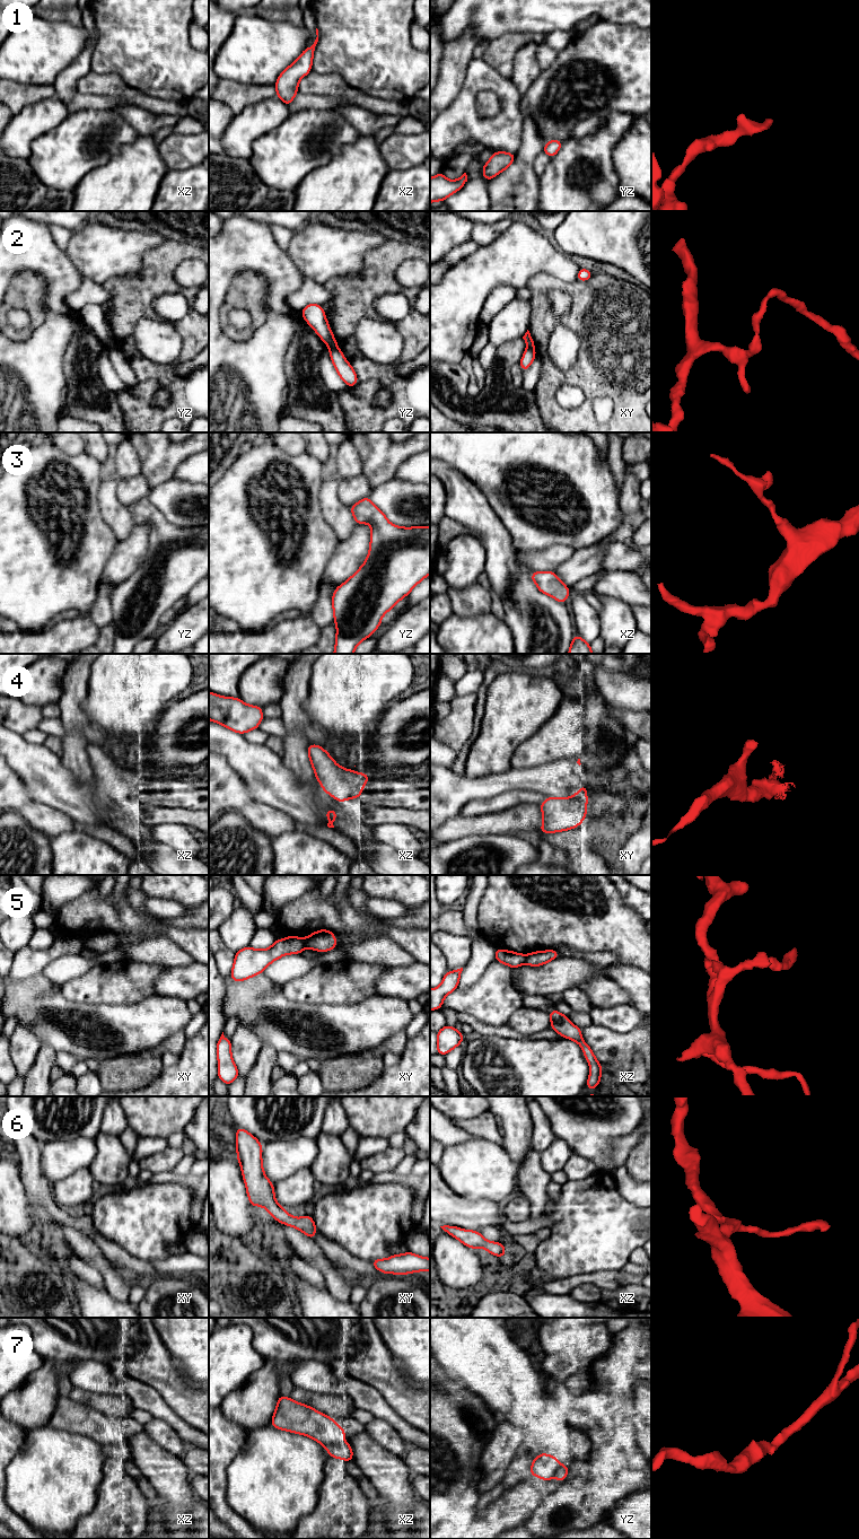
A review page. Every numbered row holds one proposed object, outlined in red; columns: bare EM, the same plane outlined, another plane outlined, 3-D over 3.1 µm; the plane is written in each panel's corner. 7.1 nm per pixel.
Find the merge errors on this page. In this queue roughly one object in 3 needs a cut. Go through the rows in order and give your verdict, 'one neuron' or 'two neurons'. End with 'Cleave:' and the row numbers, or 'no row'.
1: one neuron
2: two neurons
3: one neuron
4: one neuron
5: one neuron
6: one neuron
7: one neuron
Cleave: 2

